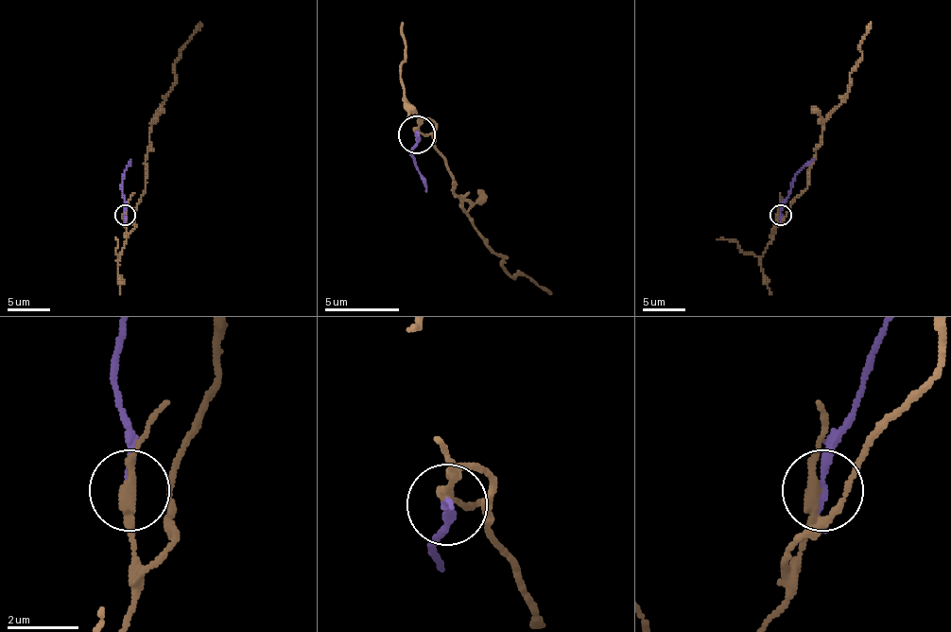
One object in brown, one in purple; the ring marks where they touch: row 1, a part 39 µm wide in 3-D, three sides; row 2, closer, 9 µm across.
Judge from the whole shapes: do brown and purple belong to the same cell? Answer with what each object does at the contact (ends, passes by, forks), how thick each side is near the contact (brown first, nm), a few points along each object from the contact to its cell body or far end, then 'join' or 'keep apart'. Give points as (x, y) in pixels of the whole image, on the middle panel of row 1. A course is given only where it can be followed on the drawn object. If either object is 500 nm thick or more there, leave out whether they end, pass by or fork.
brown passes by; purple ends; calibres 320 and 240 nm; course brown (416, 133), (423, 122), (434, 122), (434, 149), (464, 211), (516, 278), (527, 274), (549, 293); course purple (416, 133), (412, 156), (427, 193); keep apart

